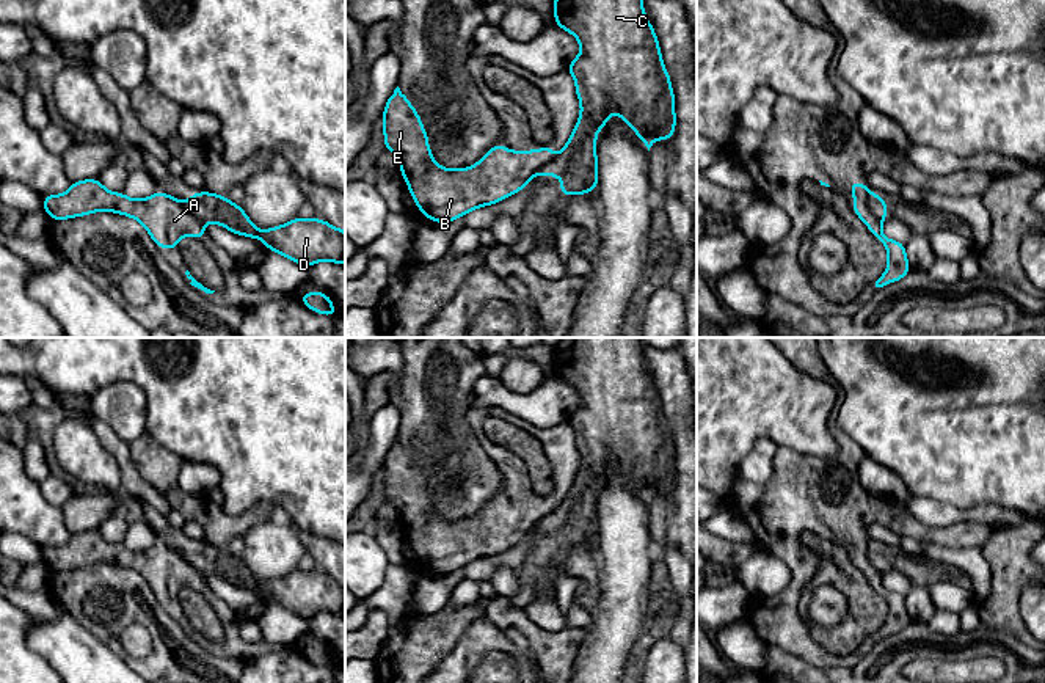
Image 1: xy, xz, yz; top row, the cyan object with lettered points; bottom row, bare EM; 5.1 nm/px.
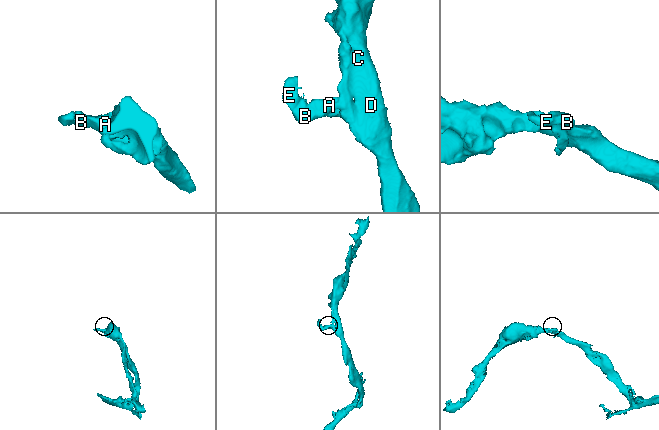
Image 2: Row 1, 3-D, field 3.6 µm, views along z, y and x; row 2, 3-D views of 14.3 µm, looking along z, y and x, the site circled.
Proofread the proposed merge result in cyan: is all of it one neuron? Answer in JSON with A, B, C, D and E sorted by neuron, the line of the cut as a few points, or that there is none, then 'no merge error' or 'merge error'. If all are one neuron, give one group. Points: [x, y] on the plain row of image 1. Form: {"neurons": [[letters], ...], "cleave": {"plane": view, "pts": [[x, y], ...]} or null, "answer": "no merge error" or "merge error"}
{"neurons": [["A", "B", "E"], ["C", "D"]], "cleave": {"plane": "yz", "pts": [[866, 548], [870, 562], [881, 573]]}, "answer": "merge error"}

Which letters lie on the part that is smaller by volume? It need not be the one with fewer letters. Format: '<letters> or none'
A, B, E

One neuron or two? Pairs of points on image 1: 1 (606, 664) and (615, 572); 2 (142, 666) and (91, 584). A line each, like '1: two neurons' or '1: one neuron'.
1: one neuron
2: one neuron

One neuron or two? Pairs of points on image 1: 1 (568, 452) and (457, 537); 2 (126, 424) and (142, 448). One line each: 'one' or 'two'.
1: one
2: two

